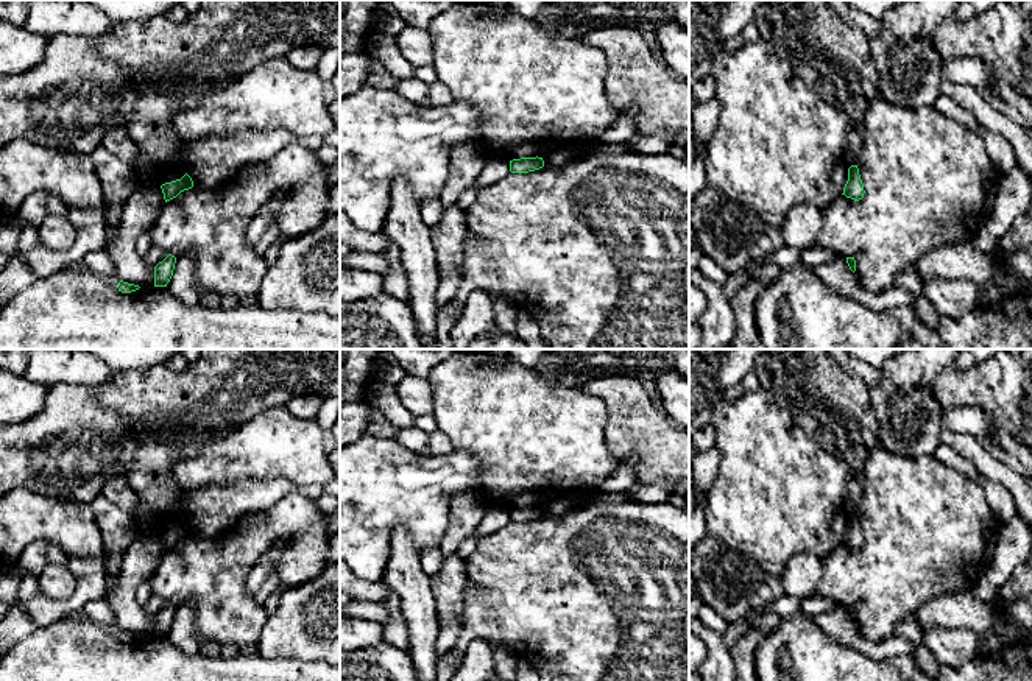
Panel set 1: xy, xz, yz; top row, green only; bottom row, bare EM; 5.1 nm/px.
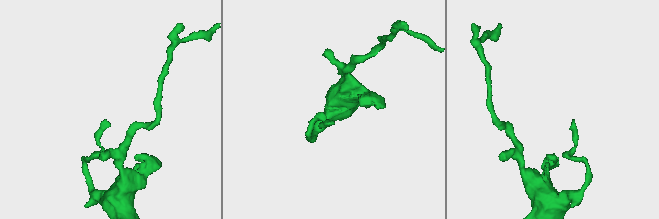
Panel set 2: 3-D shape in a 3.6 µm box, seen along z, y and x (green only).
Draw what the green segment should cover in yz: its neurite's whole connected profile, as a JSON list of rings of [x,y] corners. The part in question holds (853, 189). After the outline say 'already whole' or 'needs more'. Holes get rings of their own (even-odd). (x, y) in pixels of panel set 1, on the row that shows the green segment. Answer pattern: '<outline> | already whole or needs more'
[[[851,165],[848,168],[848,181],[843,187],[843,193],[846,198],[851,198],[854,201],[859,201],[864,198],[864,184],[862,184],[862,179],[861,179],[861,175],[859,175],[859,168],[857,165]]] | already whole

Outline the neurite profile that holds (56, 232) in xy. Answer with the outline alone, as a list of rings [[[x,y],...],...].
[[[48,217],[39,226],[41,245],[51,251],[69,251],[76,238],[76,231],[69,217]]]

